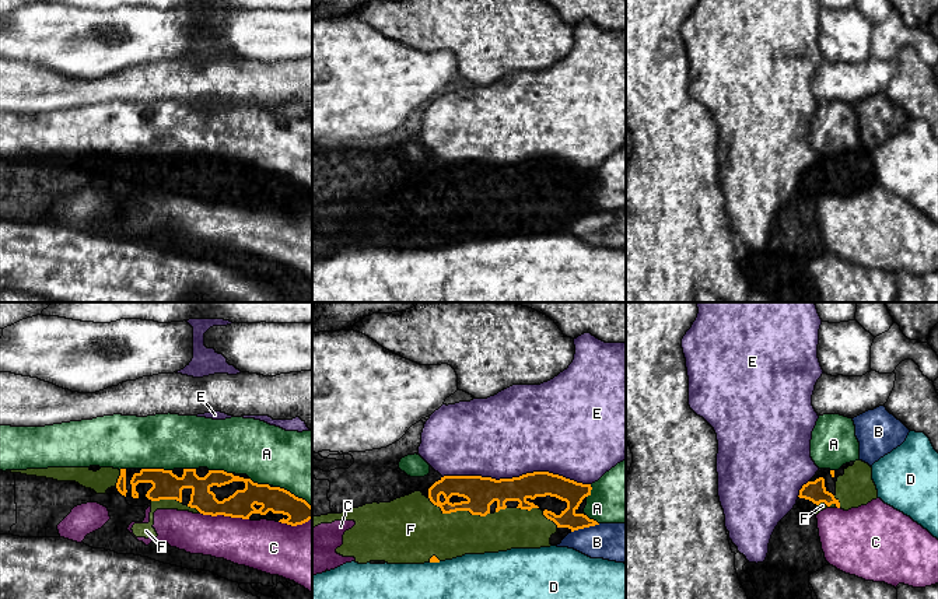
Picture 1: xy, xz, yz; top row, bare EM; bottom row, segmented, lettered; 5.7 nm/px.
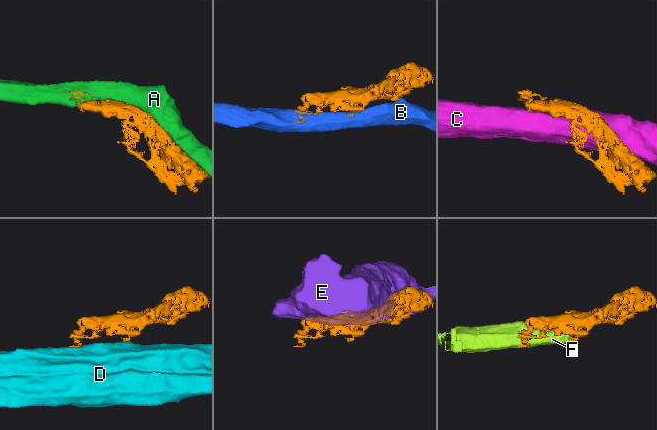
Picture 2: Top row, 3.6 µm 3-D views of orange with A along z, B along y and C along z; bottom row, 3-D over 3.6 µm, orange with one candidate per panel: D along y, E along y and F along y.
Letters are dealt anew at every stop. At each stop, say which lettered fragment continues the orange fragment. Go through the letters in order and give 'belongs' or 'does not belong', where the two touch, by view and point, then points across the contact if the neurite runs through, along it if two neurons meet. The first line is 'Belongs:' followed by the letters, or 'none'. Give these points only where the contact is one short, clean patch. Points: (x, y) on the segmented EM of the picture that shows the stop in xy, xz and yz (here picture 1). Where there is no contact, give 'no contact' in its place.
Belongs: F
A: does not belong; meets orange in xy at (157, 469)
B: does not belong; meets orange in xz at (585, 526)
C: does not belong; meets orange in xy at (224, 515)
D: does not belong; meets orange in xz at (434, 561)
E: does not belong; meets orange in xz at (517, 477)
F: belongs; meets orange in xz at (458, 510)

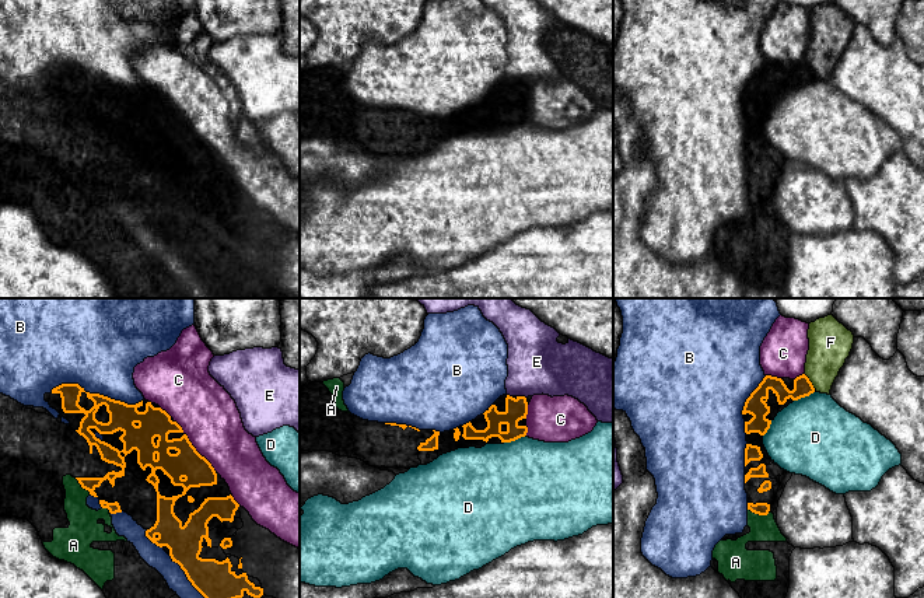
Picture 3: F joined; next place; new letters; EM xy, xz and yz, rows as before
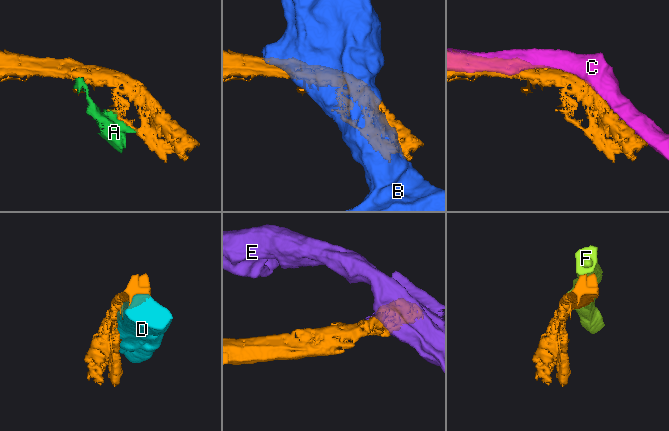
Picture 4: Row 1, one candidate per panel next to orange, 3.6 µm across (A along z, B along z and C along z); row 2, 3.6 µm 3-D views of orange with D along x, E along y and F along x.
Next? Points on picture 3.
Belongs: none
A: does not belong; meets orange in yz at (759, 514)
B: does not belong; meets orange in xy at (97, 394)
C: does not belong; meets orange in xy at (192, 446)
D: does not belong; meets orange in xz at (514, 440)
E: does not belong; meets orange in xz at (521, 397)
F: does not belong; meets orange in yz at (809, 381)

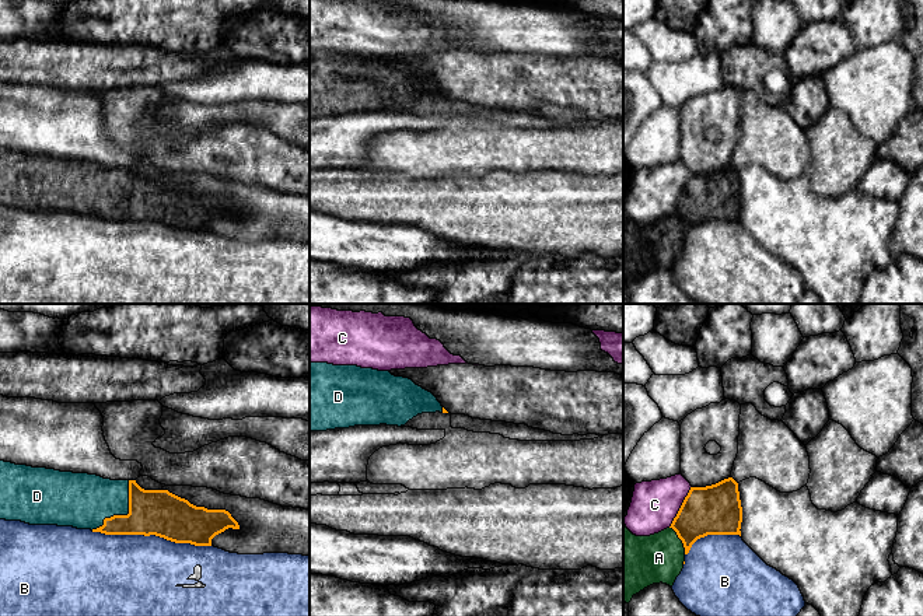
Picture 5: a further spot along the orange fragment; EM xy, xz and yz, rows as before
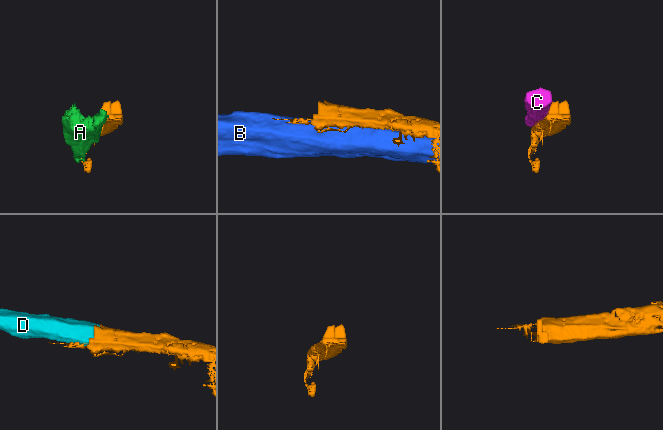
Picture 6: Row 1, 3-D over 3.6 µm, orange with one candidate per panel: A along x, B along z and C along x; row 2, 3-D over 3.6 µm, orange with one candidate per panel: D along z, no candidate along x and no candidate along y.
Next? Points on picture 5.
Belongs: D
A: does not belong; meets orange in yz at (681, 539)
B: does not belong; meets orange in xy at (151, 534)
C: does not belong; meets orange in yz at (681, 507)
D: belongs; meets orange in xy at (123, 515)

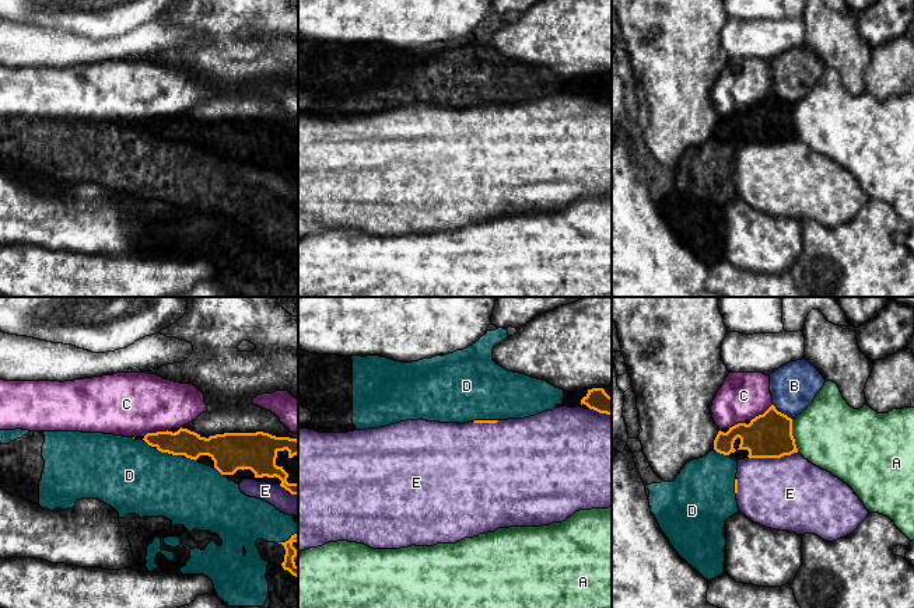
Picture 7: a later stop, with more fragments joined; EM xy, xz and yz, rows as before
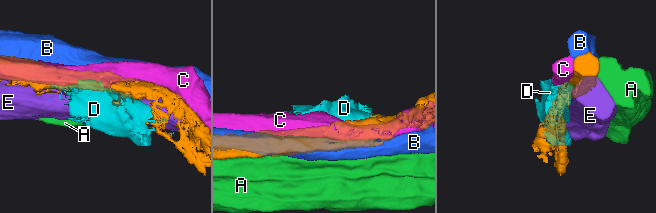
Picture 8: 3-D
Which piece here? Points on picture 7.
Belongs: none
A: does not belong; meets orange in yz at (792, 436)
B: does not belong; meets orange in yz at (785, 415)
C: does not belong; meets orange in xy at (154, 433)
D: does not belong; meets orange in xy at (167, 451)
E: does not belong; meets orange in yz at (771, 457)

